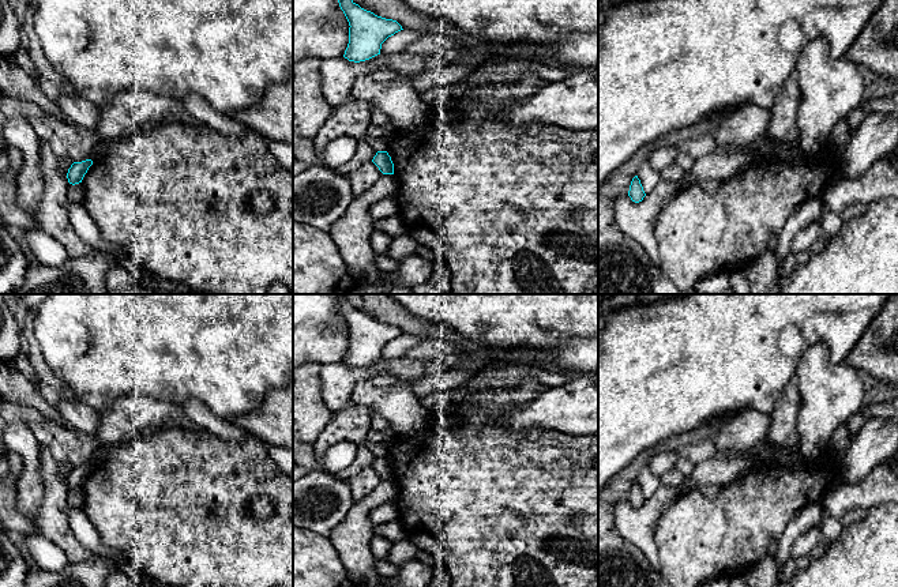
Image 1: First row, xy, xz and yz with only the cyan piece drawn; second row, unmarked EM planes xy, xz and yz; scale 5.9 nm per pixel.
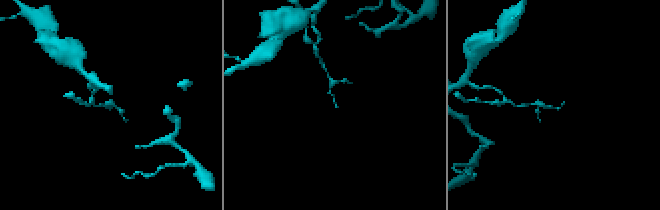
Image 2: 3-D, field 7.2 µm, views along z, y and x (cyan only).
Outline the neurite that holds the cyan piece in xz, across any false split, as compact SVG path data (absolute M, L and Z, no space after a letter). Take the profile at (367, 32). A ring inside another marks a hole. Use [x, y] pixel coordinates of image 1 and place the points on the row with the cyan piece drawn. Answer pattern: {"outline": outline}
{"outline": "M353 0L338 3L350 26L349 44L343 54L349 61L360 63L380 54L382 44L403 30L397 20L377 16Z"}

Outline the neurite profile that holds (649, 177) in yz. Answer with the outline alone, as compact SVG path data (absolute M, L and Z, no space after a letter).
M646 161L639 172L638 172L638 178L640 180L640 184L643 187L645 193L651 192L661 181L662 181L662 174L657 172L649 161Z

